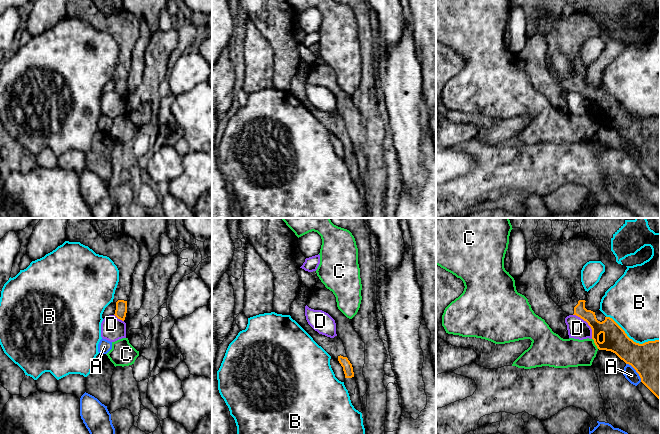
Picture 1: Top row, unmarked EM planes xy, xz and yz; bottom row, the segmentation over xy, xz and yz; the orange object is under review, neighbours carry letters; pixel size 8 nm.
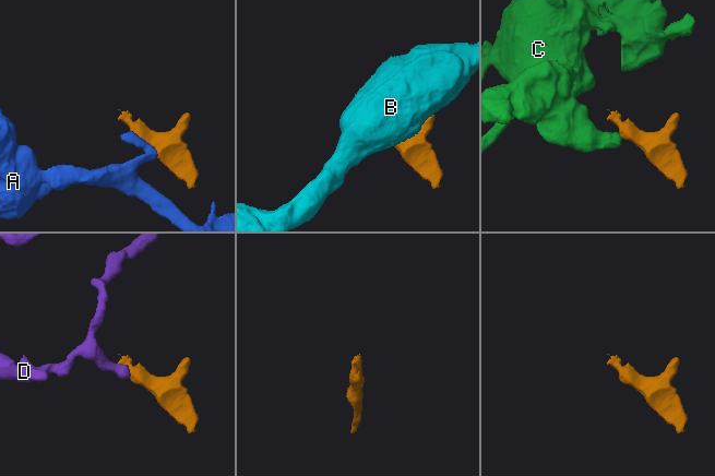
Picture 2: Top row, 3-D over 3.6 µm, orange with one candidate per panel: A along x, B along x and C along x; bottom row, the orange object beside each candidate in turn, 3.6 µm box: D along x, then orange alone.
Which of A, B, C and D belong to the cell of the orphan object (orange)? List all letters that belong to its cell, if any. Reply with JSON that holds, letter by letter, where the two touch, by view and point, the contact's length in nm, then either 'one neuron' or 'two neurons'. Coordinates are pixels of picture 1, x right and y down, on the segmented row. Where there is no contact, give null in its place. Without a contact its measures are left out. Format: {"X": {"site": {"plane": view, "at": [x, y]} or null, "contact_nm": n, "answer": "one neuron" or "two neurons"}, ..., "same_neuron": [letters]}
{"A": {"site": {"plane": "yz", "at": [636, 371]}, "contact_nm": 200, "answer": "two neurons"}, "B": {"site": {"plane": "yz", "at": [631, 339]}, "contact_nm": 480, "answer": "two neurons"}, "C": {"site": {"plane": "yz", "at": [594, 342]}, "contact_nm": 100, "answer": "two neurons"}, "D": {"site": {"plane": "yz", "at": [588, 324]}, "contact_nm": 260, "answer": "two neurons"}, "same_neuron": []}

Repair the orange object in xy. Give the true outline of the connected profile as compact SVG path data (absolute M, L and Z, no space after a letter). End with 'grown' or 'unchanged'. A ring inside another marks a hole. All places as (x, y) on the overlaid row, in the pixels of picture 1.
M68 218L66 227L66 241L80 242L88 246L96 254L109 257L119 270L119 282L115 290L113 302L116 304L115 316L124 321L127 313L127 300L132 289L132 275L140 260L140 246L138 242L124 234L105 234L93 218Z; grown

